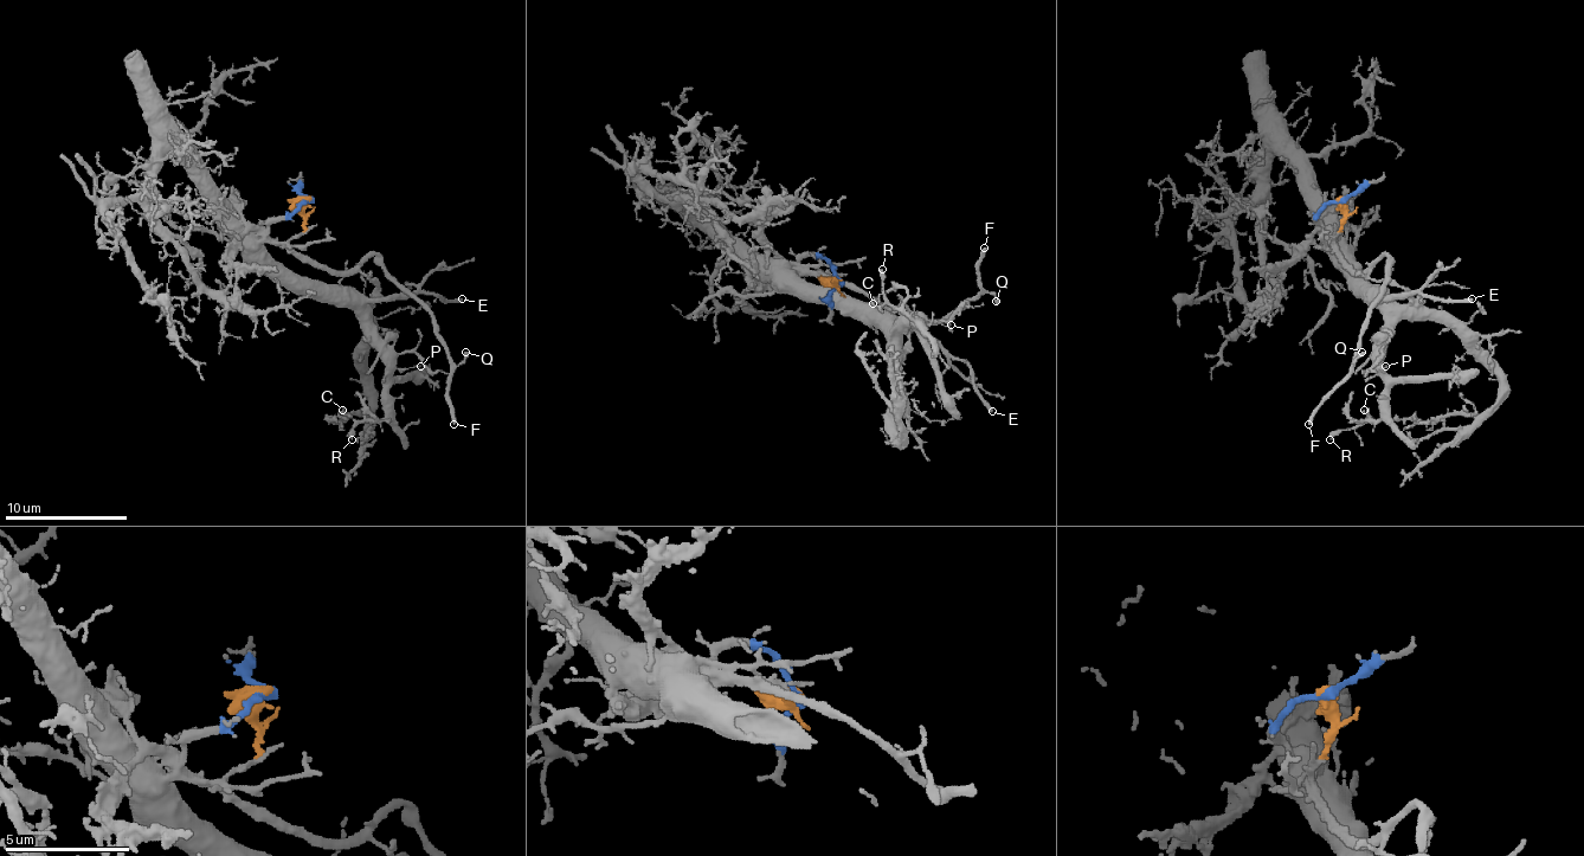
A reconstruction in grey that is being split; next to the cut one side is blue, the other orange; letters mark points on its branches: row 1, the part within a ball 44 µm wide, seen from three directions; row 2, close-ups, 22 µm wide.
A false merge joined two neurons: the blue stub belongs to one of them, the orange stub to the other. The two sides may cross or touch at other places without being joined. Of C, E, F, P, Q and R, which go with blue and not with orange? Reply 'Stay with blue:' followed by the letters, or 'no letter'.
Stay with blue: C, E, P, R

